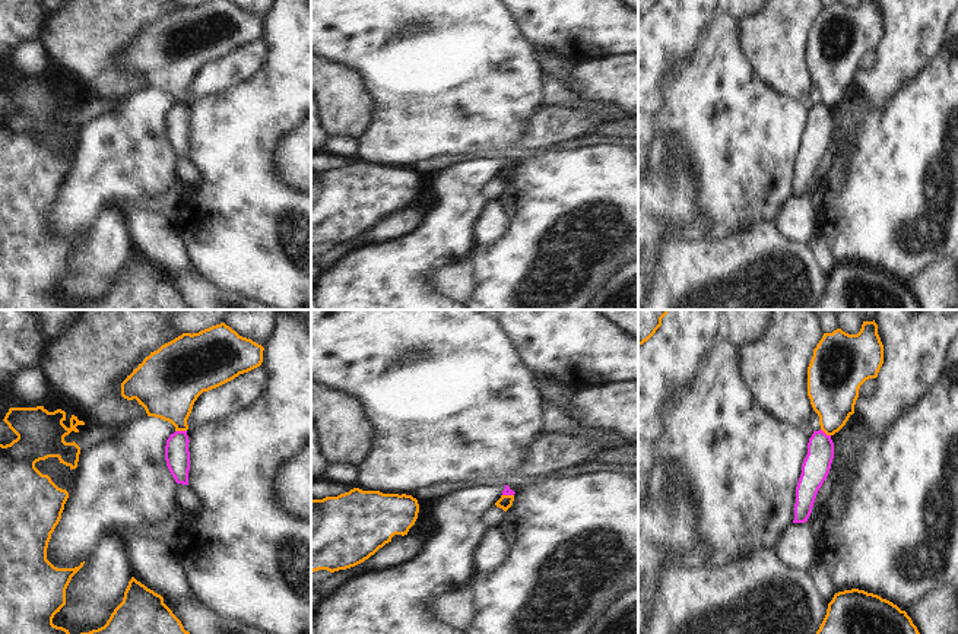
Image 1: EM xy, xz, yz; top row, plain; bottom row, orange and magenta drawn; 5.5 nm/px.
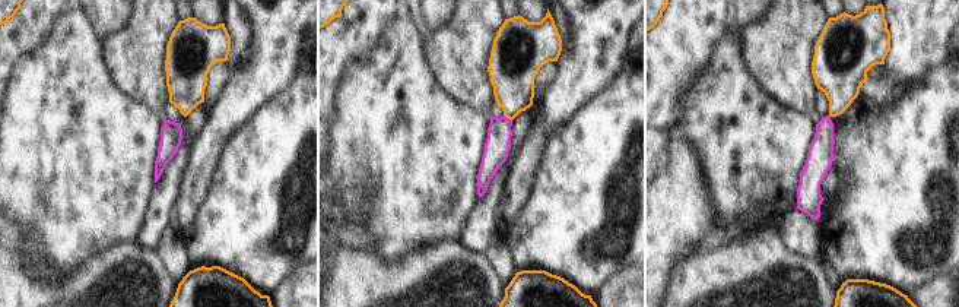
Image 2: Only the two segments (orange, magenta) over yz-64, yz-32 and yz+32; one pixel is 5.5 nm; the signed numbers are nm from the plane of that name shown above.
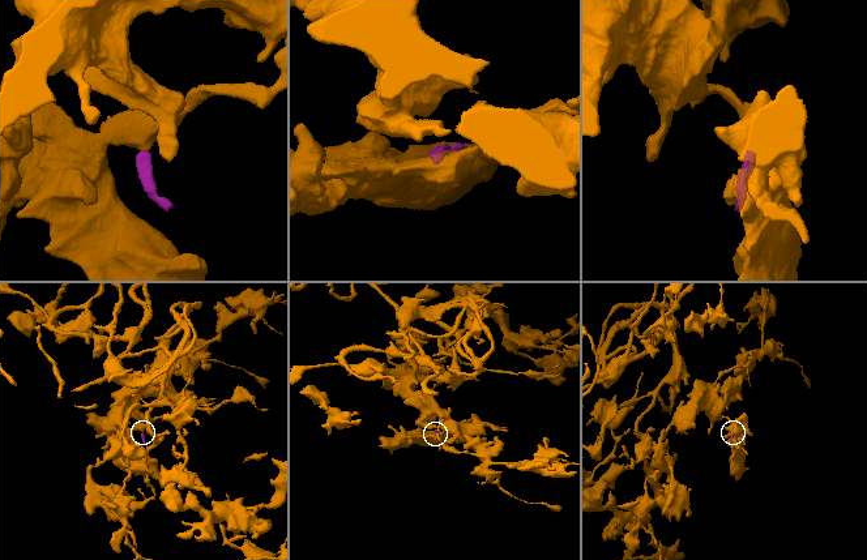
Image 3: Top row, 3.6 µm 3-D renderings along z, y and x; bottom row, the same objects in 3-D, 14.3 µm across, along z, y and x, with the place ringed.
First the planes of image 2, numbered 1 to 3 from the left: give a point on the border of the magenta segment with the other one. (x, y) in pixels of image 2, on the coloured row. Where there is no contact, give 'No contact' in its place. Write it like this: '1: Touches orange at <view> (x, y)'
1: No contact
2: Touches orange at yz-32 (508, 117)
3: No contact

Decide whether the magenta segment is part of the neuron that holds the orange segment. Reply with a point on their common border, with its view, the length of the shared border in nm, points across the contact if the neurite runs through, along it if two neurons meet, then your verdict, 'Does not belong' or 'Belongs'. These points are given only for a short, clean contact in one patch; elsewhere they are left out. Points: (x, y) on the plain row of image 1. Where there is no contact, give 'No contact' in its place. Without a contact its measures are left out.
Touches orange at xy (181, 102). Shared border 60 nm. Boundary: xy (175, 102), (186, 104). Does not belong

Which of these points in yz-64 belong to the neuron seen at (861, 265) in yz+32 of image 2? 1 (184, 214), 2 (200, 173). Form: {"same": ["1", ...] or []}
{"same": []}

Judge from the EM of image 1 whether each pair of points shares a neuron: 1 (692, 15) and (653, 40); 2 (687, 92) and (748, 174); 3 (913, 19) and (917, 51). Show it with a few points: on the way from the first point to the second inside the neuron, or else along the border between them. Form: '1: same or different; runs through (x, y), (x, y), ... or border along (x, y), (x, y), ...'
1: same; runs through (682, 16), (663, 35)
2: same; runs through (707, 113), (709, 120), (742, 154)
3: same; runs through (913, 27), (913, 44)

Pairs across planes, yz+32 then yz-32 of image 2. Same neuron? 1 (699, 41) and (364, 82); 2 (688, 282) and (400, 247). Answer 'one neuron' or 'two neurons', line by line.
1: two neurons
2: two neurons

